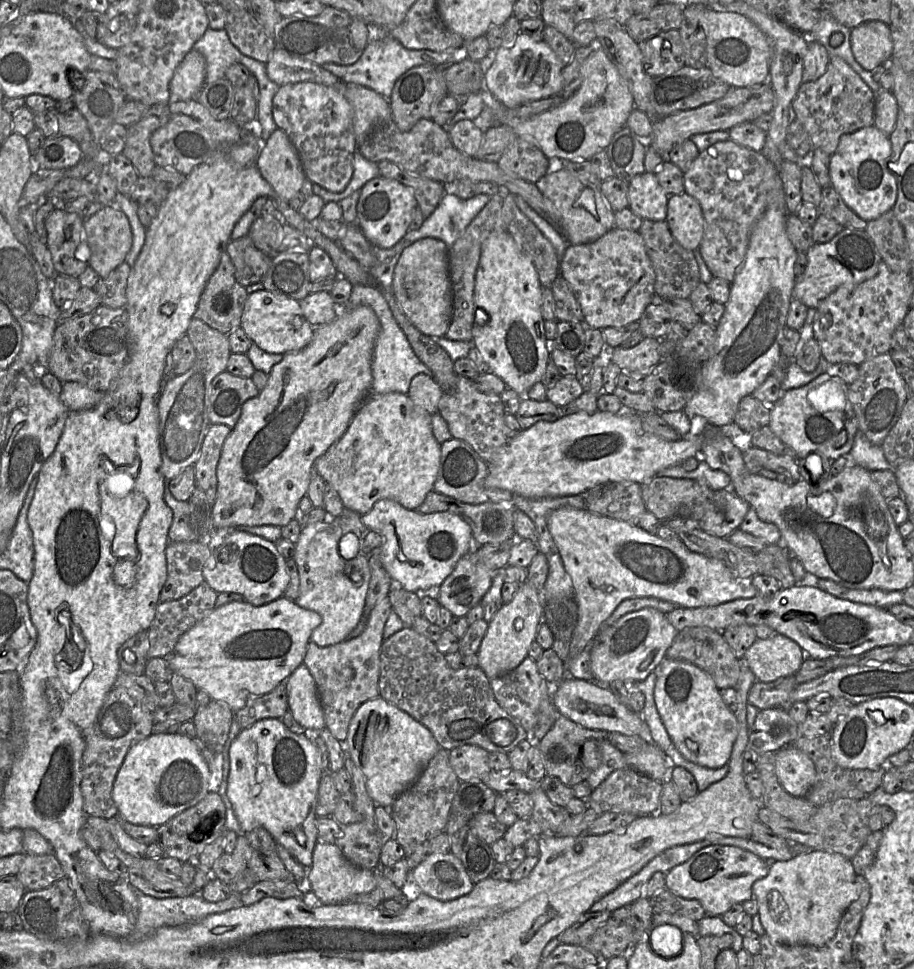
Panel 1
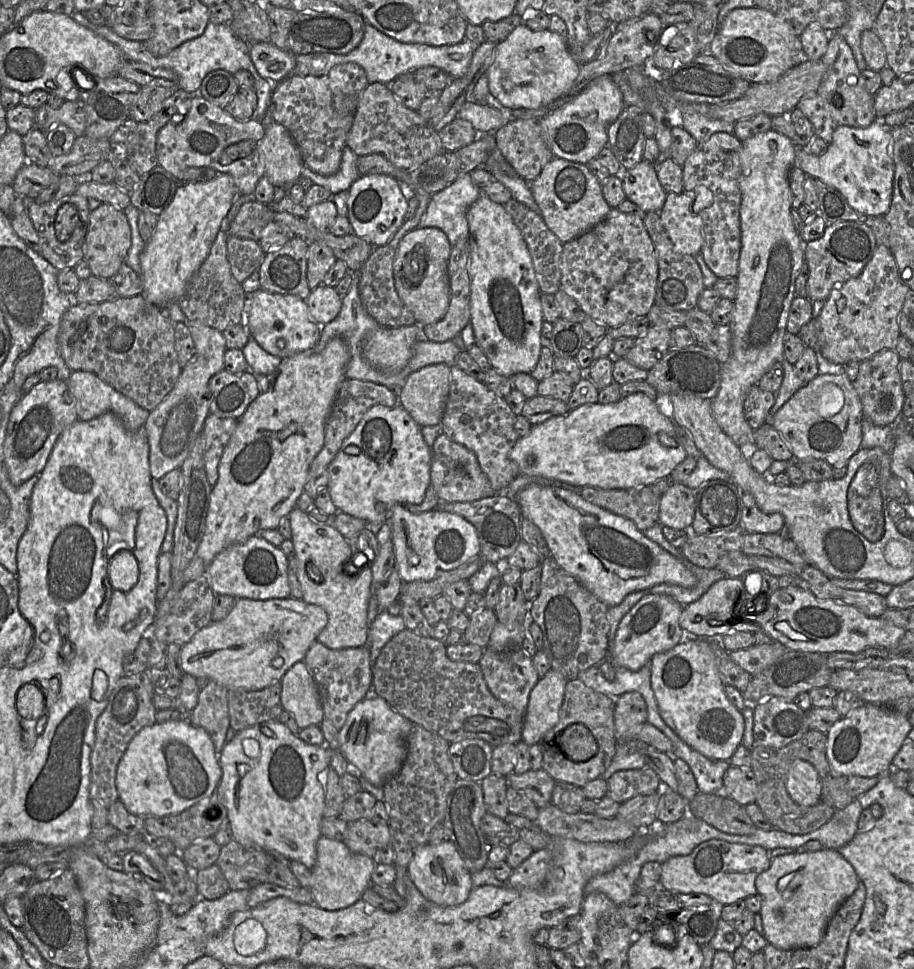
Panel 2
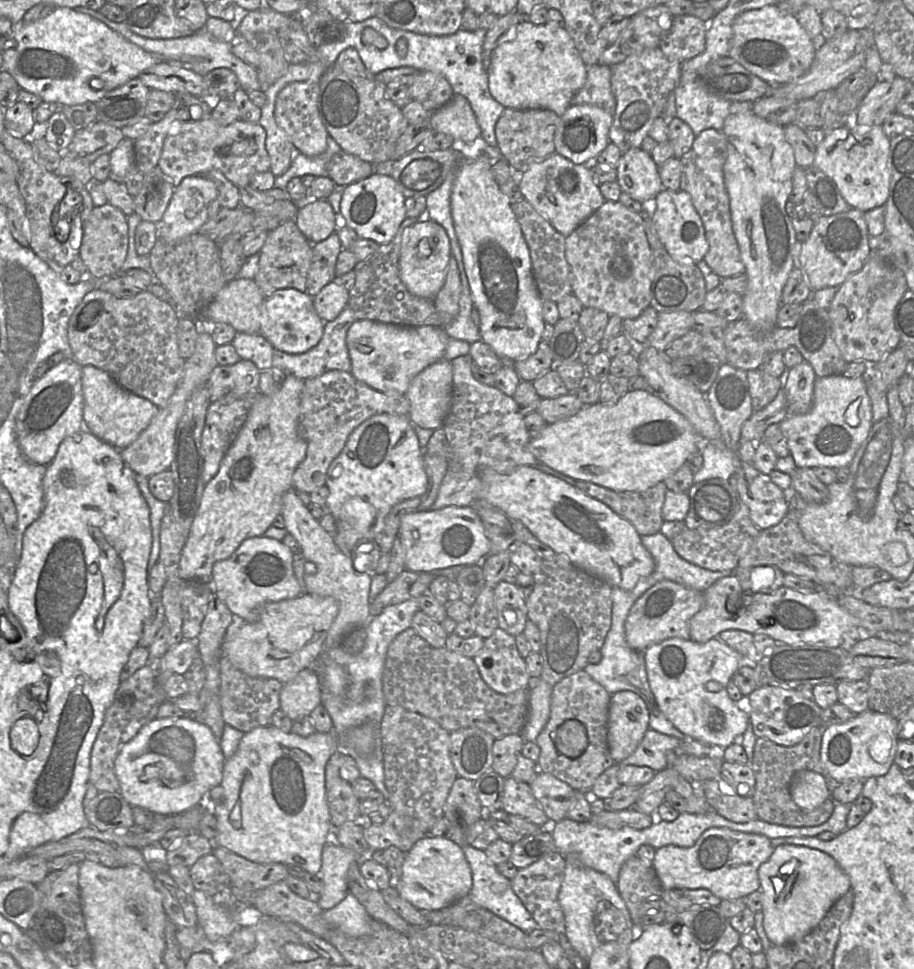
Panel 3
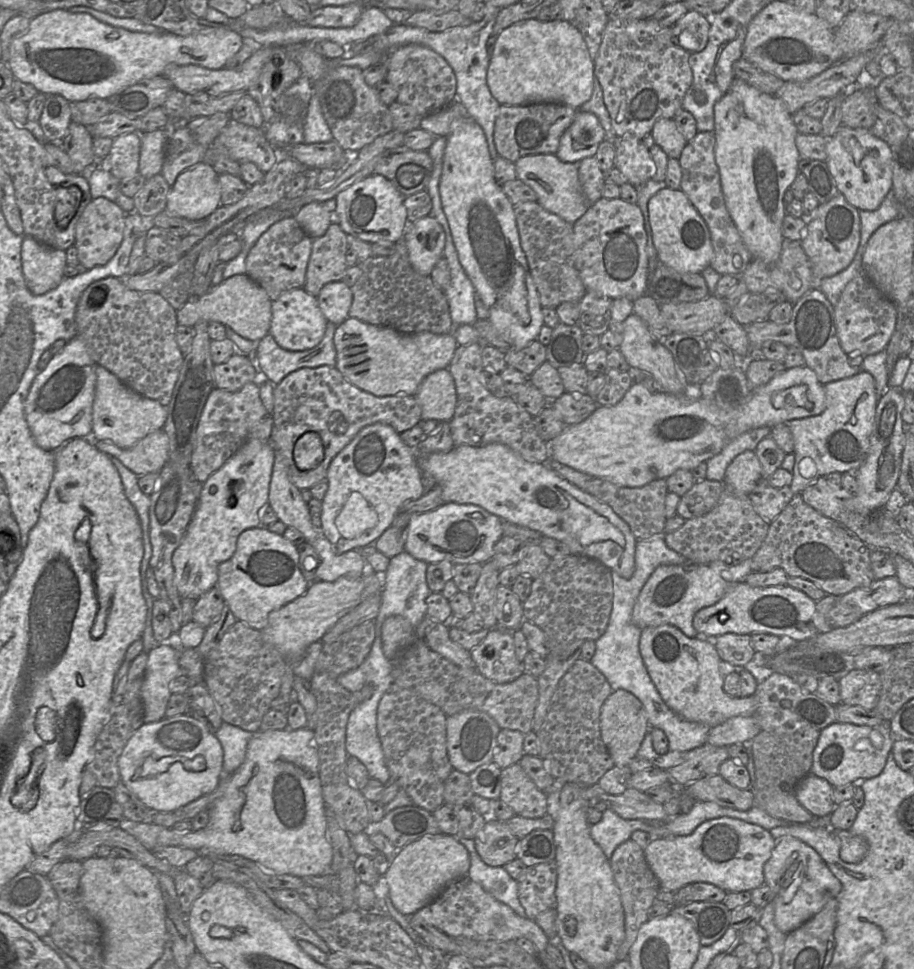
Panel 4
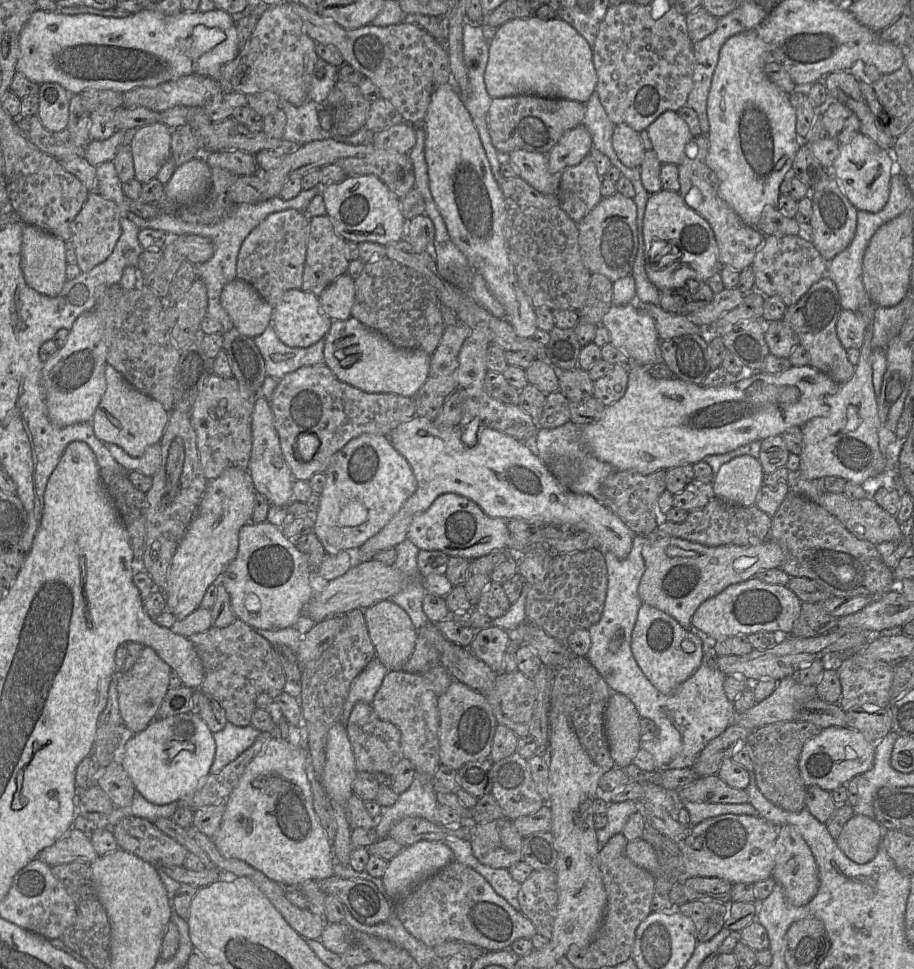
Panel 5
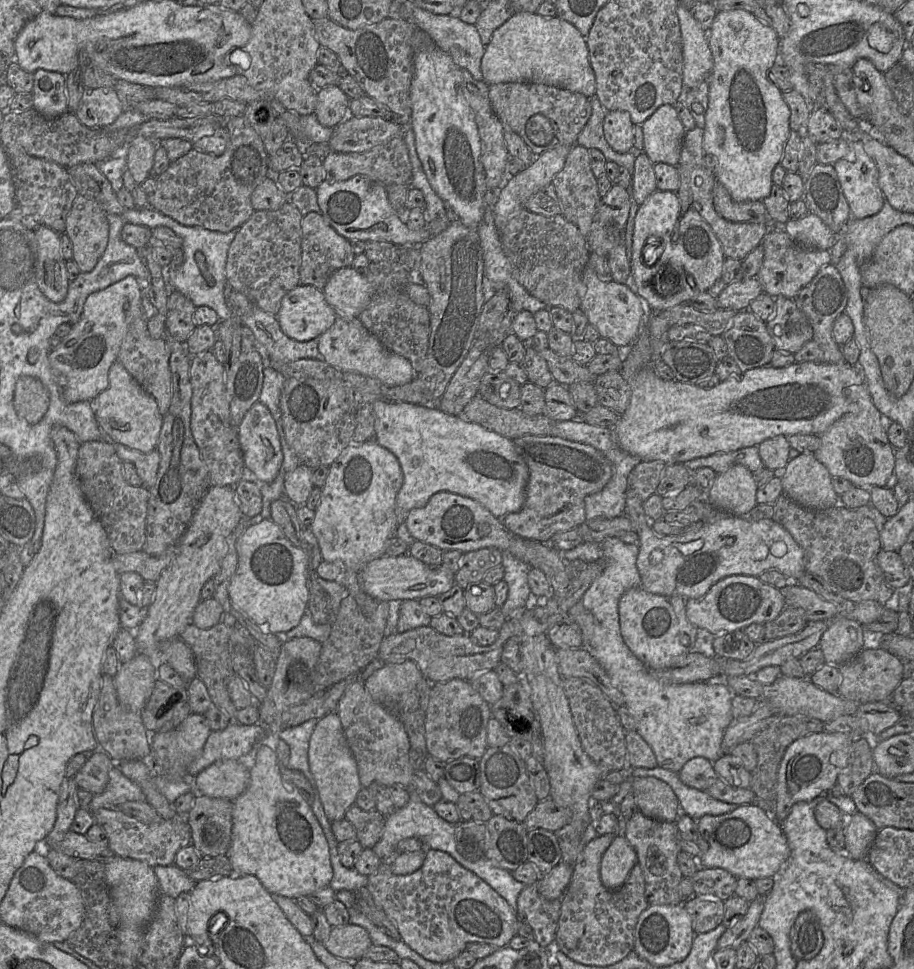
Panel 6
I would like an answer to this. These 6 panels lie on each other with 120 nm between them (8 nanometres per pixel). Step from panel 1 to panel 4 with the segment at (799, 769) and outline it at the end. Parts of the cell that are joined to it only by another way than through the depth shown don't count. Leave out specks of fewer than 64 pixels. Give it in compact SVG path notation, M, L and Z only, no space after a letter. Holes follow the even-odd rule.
M809 773L798 782L796 786L796 798L814 818L822 817L831 814L836 807L832 798L833 788L834 787L827 780Z

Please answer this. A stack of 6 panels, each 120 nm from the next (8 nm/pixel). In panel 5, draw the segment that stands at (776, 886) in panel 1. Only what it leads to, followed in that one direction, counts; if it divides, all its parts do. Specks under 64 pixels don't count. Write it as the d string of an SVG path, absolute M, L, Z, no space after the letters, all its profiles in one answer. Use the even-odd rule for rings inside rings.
M784 824L777 828L778 853L772 878L784 890L787 901L796 907L809 903L817 894L820 881L815 858L795 826Z

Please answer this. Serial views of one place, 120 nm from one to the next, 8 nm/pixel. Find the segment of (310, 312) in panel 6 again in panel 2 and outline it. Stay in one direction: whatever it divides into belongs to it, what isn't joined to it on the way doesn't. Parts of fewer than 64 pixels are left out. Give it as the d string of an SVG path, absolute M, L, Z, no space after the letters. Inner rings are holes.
M263 289L248 295L245 327L265 351L282 359L312 350L321 337L321 326L311 318L306 300Z

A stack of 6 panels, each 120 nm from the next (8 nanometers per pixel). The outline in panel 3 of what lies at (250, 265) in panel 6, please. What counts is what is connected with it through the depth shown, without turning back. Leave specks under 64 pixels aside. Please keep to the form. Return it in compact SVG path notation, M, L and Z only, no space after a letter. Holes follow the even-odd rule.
M286 221L268 232L259 252L259 269L254 280L266 298L279 289L294 288L306 292L311 258L312 244L298 229L295 221Z

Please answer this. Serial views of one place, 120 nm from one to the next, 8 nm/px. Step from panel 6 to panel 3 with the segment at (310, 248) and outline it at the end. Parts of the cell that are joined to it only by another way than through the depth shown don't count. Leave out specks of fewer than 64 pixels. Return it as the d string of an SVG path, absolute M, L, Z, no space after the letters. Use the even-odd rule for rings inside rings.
M336 232L327 239L312 244L306 291L310 296L317 295L324 286L335 280L336 262L342 249L343 246Z

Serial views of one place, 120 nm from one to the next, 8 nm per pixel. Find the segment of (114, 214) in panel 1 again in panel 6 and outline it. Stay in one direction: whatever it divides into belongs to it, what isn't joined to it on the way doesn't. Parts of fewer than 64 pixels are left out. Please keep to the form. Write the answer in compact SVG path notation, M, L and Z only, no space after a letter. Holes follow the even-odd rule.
M78 194L67 215L65 233L73 244L73 260L80 272L90 272L108 244L107 213L95 201Z

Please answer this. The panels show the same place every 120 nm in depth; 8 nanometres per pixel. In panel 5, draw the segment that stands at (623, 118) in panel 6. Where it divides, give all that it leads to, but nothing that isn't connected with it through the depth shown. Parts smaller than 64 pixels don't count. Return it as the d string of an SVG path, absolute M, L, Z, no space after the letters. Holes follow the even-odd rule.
M624 123L614 126L612 146L618 159L629 168L639 168L645 149L639 133Z

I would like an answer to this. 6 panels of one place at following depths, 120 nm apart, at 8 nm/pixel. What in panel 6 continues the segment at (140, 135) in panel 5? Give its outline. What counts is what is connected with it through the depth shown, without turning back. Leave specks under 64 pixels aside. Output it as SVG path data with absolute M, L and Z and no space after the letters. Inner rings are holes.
M137 137L127 146L127 169L138 185L151 176L157 147L157 141L145 137Z

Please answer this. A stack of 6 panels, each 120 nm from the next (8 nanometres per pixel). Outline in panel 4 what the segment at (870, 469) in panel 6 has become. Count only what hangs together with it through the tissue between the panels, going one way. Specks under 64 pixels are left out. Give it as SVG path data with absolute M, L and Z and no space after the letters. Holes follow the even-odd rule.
M861 369L854 376L824 384L824 389L826 408L821 414L788 422L794 440L795 465L790 485L794 495L832 472L857 471L868 455L879 401L874 377Z

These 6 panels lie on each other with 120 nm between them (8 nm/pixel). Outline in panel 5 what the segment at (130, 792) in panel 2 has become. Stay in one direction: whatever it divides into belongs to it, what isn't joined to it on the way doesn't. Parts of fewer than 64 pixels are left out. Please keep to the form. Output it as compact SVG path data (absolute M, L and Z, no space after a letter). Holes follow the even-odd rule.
M178 714L166 719L154 719L149 726L134 734L126 743L122 765L131 778L135 790L149 802L166 805L185 798L200 789L210 774L215 757L213 733L199 715Z

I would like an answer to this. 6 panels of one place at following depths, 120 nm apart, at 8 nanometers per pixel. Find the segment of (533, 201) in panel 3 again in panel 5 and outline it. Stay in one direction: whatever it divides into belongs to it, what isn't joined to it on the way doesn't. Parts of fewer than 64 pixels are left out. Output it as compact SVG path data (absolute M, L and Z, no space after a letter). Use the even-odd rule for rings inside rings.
M514 150L508 155L517 175L542 194L557 195L559 174L552 174L548 169L547 154Z

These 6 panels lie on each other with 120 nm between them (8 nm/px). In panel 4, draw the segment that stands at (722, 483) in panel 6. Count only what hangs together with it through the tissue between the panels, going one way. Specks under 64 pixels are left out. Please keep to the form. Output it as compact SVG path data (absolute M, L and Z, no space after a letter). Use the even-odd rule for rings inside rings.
M753 450L737 455L726 469L724 484L737 495L749 495L763 477L760 461Z

